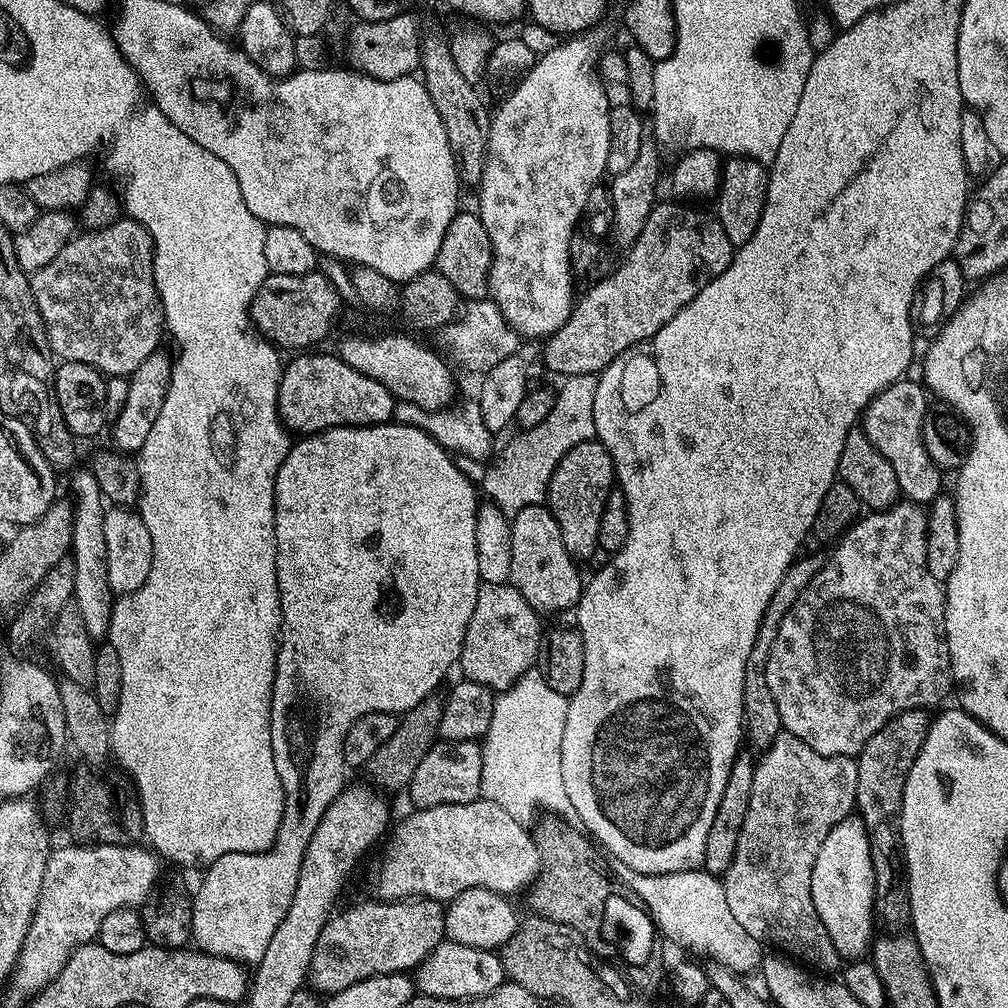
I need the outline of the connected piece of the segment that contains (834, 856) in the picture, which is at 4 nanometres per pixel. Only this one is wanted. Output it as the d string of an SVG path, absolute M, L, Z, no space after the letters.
M859 815L846 817L822 842L818 859L814 862L814 874L810 878L814 910L830 934L830 942L842 958L860 958L869 951L874 939L874 909L876 907L876 883L874 882L874 862L870 854L870 842L866 826Z

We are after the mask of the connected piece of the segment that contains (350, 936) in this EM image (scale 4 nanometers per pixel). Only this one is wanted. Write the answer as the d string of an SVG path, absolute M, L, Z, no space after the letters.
M371 899L345 912L337 911L326 922L322 934L318 934L310 969L310 984L317 993L341 992L354 986L354 982L362 982L371 976L415 970L437 946L444 943L445 905L441 901Z

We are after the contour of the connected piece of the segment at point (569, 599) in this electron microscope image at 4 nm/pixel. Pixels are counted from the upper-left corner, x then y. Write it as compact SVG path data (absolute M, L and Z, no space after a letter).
M543 503L526 506L525 509L519 510L516 516L511 517L512 544L510 557L510 574L509 581L512 587L526 598L530 607L536 609L537 613L560 612L563 608L568 610L575 609L576 603L580 601L582 591L582 576L577 561L573 560L572 555L566 550L566 545L562 542L562 530L558 530L558 522L554 518L552 511Z

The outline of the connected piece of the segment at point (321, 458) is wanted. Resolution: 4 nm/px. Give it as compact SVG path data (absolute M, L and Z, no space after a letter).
M389 422L386 424L361 424L358 428L327 428L324 432L314 432L311 436L306 436L296 441L289 447L286 458L276 475L276 577L278 578L278 590L280 591L280 638L276 646L276 673L272 683L272 705L270 706L270 746L274 750L274 770L278 770L278 778L282 782L284 791L284 813L282 822L276 831L276 843L267 848L265 852L231 852L222 854L222 858L215 860L213 864L207 865L203 869L204 877L200 880L200 885L196 888L196 896L191 897L192 901L192 940L195 947L201 952L209 952L211 956L221 956L230 958L234 962L245 966L254 966L262 962L262 954L266 954L266 946L270 946L270 938L274 938L274 930L278 930L278 922L286 918L286 910L290 910L290 902L294 898L294 886L298 886L298 870L302 870L302 858L306 854L306 846L310 846L310 838L314 838L314 830L318 827L318 822L322 822L322 814L338 798L338 794L343 792L346 787L344 781L344 772L346 765L344 755L342 754L342 742L346 738L346 730L350 730L350 722L362 718L362 714L374 714L375 712L390 712L393 714L403 714L409 712L418 702L422 702L427 696L433 695L437 691L436 687L444 680L444 675L451 668L457 667L462 650L462 642L466 638L466 626L470 626L470 614L474 614L474 602L478 602L478 590L481 581L478 572L477 551L475 550L475 520L476 509L478 507L477 485L468 481L468 476L455 464L453 457L447 448L443 448L438 441L430 438L422 430L414 426L397 424Z

